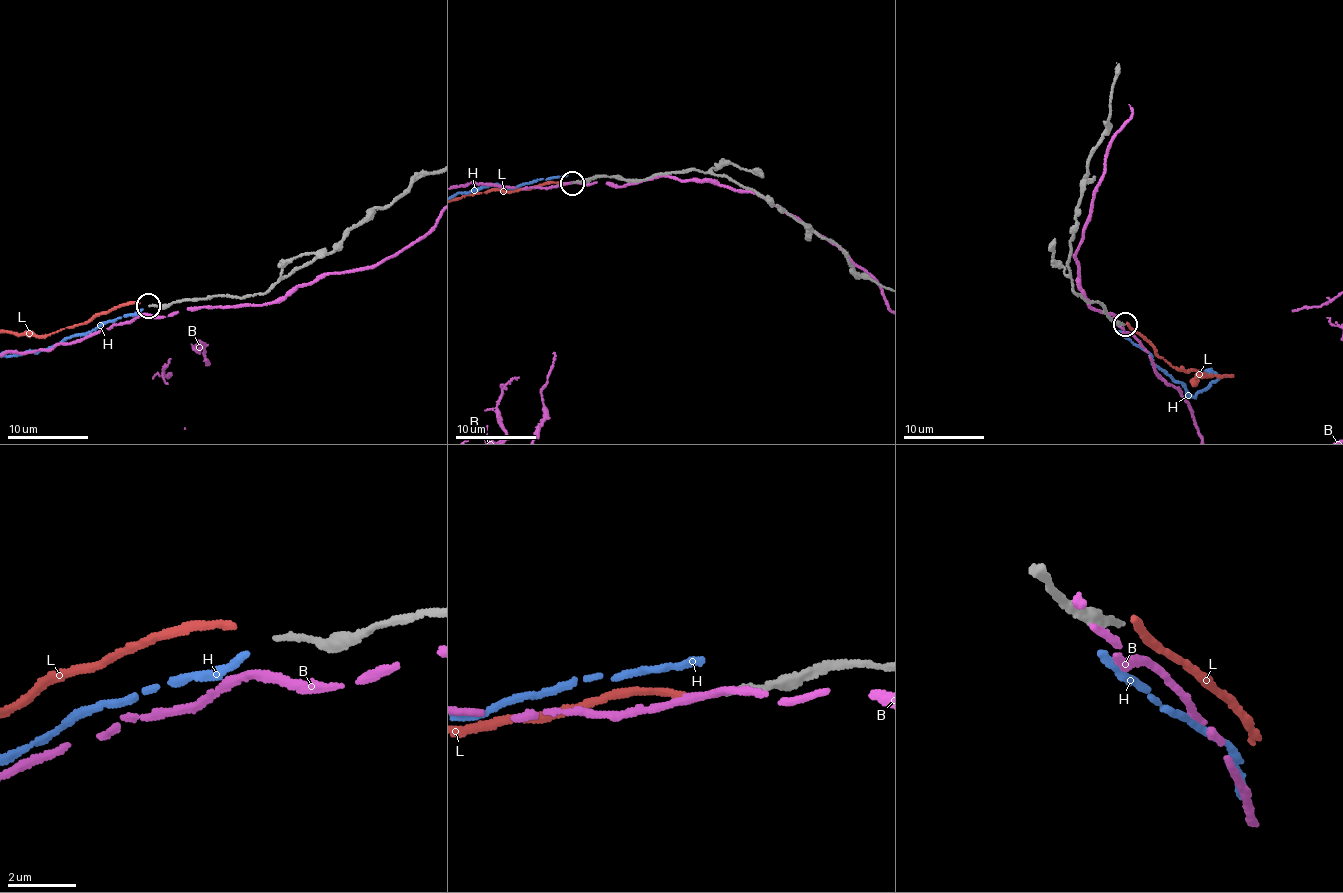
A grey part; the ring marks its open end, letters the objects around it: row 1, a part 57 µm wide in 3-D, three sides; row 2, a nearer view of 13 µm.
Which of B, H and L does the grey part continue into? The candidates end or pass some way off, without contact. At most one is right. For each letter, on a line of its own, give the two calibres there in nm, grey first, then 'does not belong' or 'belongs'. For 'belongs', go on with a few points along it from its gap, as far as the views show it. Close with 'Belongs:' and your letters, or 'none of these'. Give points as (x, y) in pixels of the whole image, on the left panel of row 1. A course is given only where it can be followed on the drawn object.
B: 160 nm thick on the grey side, 240 nm on the other; does not belong
H: 160 nm thick on the grey side, 240 nm on the other; does not belong
L: 160 nm thick on the grey side, 200 nm on the other; does not belong
Belongs: none of these

